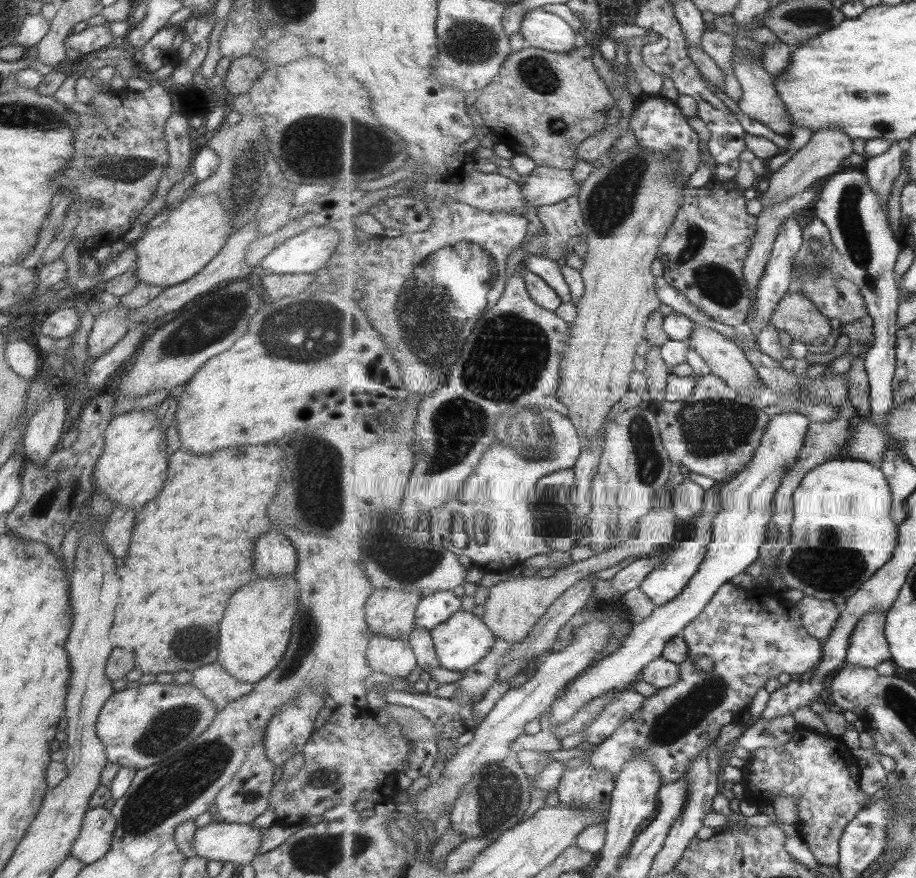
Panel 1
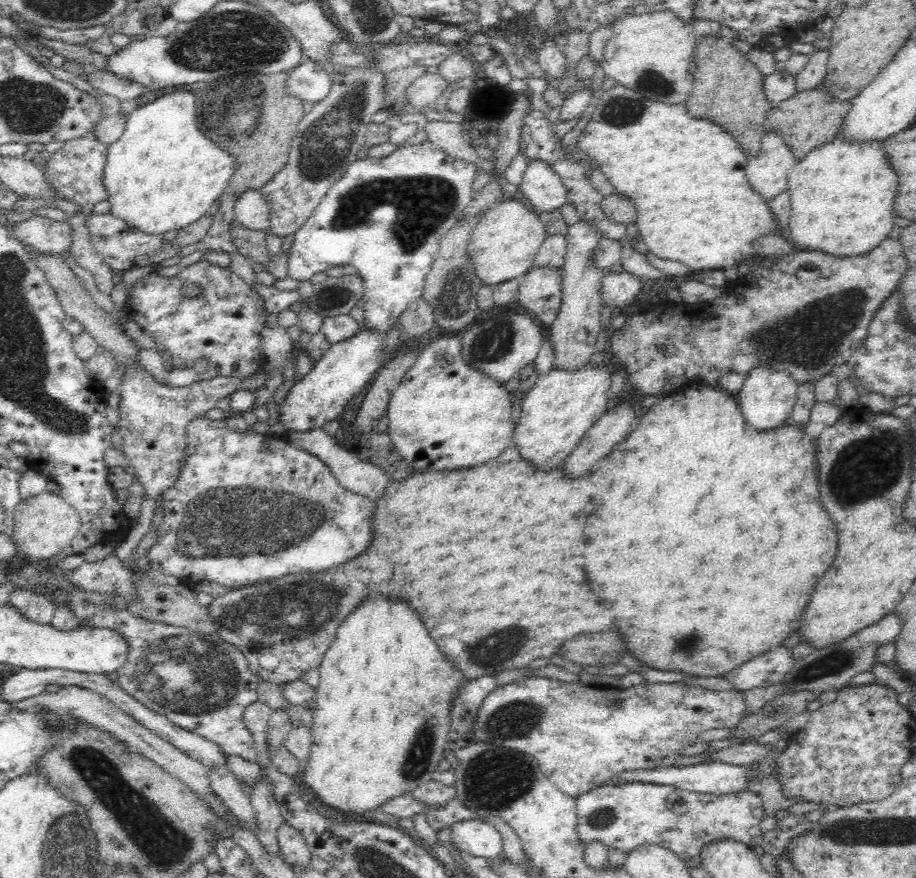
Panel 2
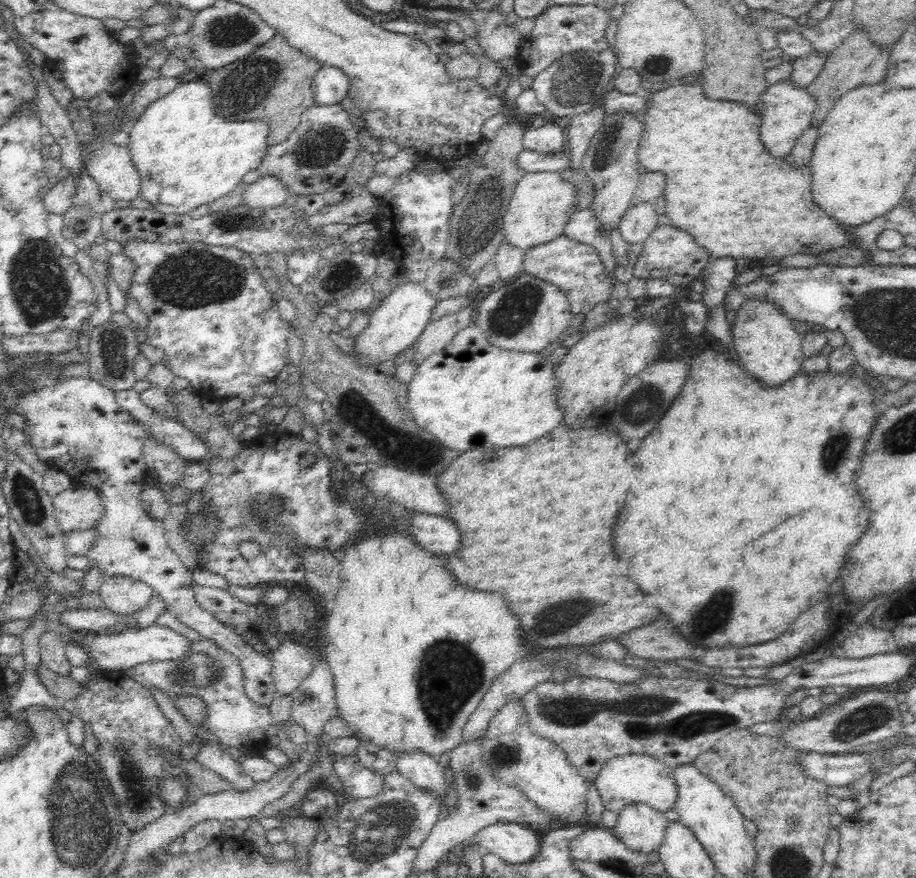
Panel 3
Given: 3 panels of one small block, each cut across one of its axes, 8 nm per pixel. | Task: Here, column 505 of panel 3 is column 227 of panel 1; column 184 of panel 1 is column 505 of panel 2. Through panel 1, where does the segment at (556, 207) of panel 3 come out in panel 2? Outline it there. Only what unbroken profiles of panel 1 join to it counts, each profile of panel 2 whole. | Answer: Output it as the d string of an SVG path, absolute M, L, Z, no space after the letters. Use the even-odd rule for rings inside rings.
M517 194L497 203L479 220L470 236L468 253L476 265L482 283L494 287L494 284L526 275L533 267L538 249L548 236L539 215L528 201Z

